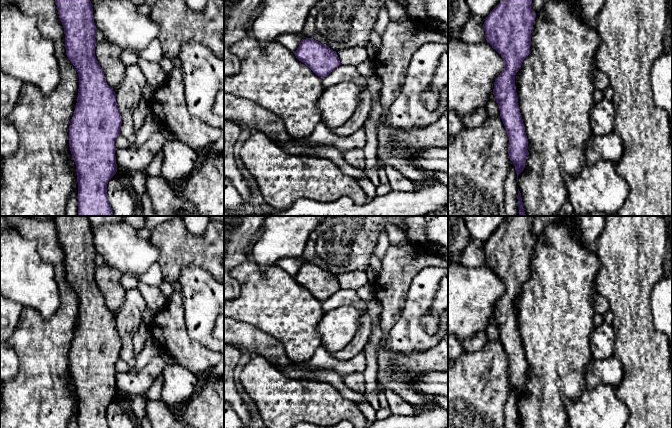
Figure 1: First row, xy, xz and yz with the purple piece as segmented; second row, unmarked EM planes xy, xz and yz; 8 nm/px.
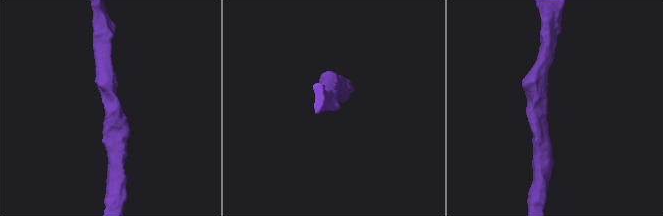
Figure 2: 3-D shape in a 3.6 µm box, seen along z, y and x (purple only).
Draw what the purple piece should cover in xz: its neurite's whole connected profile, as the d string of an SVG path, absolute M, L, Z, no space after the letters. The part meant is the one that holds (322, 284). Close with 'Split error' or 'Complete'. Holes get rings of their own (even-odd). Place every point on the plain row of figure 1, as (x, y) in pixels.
M252 261L234 268L232 274L239 280L241 291L237 298L224 302L224 316L248 323L280 341L287 357L295 364L311 359L315 351L322 346L317 332L318 323L325 313L322 303L341 289L337 277L327 269L321 268L311 262L302 263L294 277L275 265L261 270Z. Split error

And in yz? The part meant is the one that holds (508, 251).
M507 216L500 227L485 242L483 248L485 262L504 284L504 293L495 303L493 318L499 330L500 341L509 361L508 378L510 384L515 389L518 406L518 428L567 428L568 415L565 408L567 399L577 400L586 388L585 369L592 359L590 348L590 337L595 329L593 317L593 293L595 291L595 279L601 268L601 261L596 252L587 250L579 238L573 232L573 221L563 220L548 224L543 233L536 239L531 227L534 216Z. Split error

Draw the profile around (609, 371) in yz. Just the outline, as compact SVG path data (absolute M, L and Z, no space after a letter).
M615 356L602 360L591 359L585 369L585 382L587 389L605 384L617 387L623 379L623 366Z

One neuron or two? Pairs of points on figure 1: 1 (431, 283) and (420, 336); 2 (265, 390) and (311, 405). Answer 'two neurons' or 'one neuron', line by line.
1: one neuron
2: one neuron

